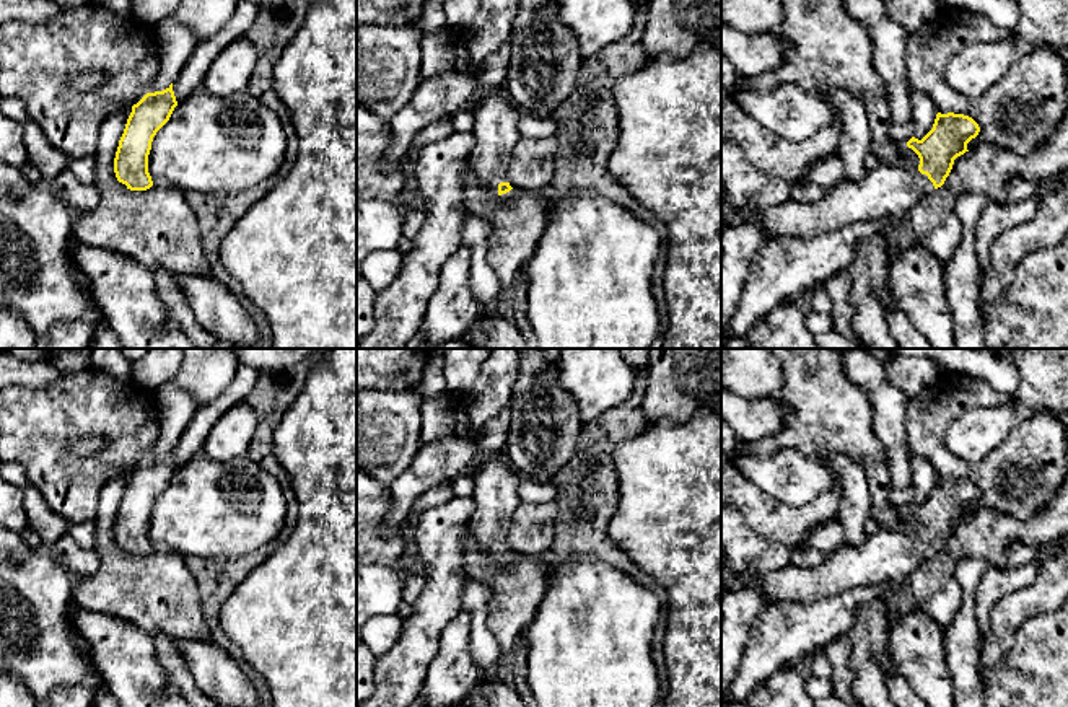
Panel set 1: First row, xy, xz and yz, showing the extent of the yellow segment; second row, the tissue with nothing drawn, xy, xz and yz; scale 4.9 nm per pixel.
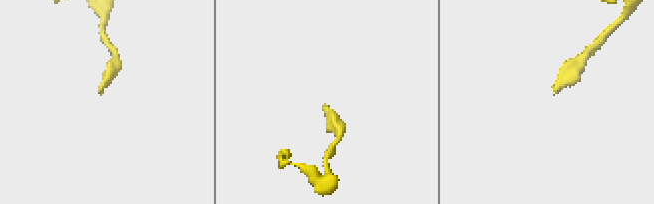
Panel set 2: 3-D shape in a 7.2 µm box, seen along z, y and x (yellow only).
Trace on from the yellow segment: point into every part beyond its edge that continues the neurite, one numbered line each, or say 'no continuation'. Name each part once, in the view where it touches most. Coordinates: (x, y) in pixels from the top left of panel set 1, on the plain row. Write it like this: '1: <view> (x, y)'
1: yz (886, 556)

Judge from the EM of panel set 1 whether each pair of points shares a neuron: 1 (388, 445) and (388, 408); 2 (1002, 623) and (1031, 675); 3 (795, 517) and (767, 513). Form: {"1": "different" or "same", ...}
{"1": "same", "2": "different", "3": "same"}

